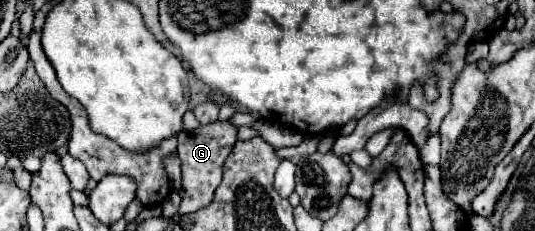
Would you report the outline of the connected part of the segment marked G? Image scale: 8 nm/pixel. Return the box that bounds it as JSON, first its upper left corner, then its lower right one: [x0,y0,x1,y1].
[177,121,237,215]

